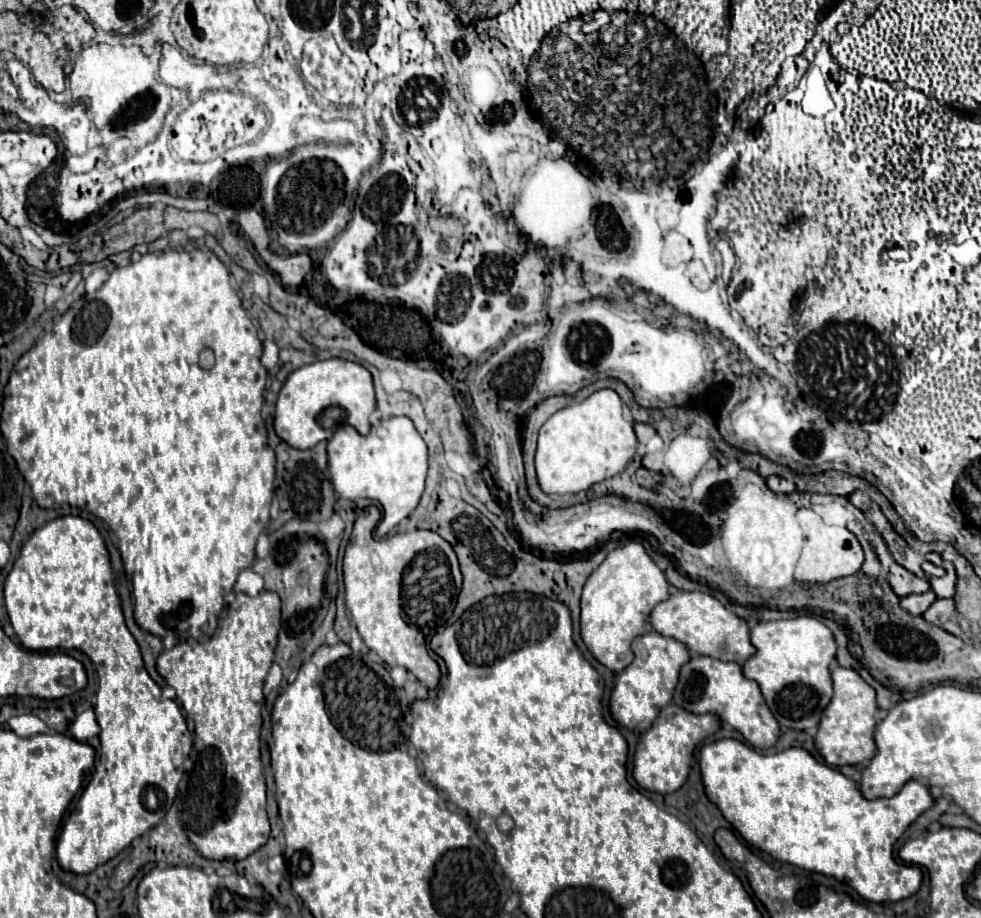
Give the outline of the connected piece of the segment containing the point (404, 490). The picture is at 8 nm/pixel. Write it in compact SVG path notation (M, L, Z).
M407 416L381 420L367 436L343 424L329 440L327 454L331 482L341 498L373 498L381 502L383 518L375 530L377 538L387 536L389 530L417 508L427 474L427 446Z

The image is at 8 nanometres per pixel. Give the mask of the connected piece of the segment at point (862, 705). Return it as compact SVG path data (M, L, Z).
M833 668L833 700L831 704L823 710L819 730L815 734L815 744L819 752L823 754L825 762L831 766L845 766L845 764L861 764L863 760L871 760L875 756L875 712L877 712L877 702L875 702L875 690L855 672L849 668Z

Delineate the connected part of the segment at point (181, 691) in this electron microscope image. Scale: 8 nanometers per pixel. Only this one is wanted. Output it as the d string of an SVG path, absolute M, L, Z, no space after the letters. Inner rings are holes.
M261 592L257 596L247 596L247 594L237 594L235 600L229 604L229 610L227 610L227 616L225 620L221 622L221 628L219 632L207 640L207 642L189 642L189 644L177 644L175 648L171 650L163 650L163 654L157 658L157 670L159 674L167 680L169 686L175 688L177 692L177 700L181 702L187 718L191 718L195 722L195 734L197 734L197 740L195 740L195 750L197 750L197 768L195 768L195 774L185 774L183 782L181 782L181 800L183 800L183 810L181 810L181 822L183 822L183 830L187 834L187 838L193 842L193 846L199 850L201 856L205 858L211 858L211 860L245 860L249 854L253 854L255 850L259 850L267 838L269 838L269 820L267 820L266 812L266 782L265 776L263 776L263 766L261 766L261 760L259 760L259 736L261 736L261 706L263 706L263 682L265 682L265 676L271 668L271 662L273 662L273 652L275 652L275 646L277 646L277 632L279 632L279 620L281 616L281 600L275 592Z

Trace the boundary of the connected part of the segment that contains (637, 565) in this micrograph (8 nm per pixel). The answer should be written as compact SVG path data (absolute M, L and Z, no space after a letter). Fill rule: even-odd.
M639 540L613 550L587 578L581 596L581 638L591 654L609 670L621 672L631 664L631 642L645 634L651 610L669 598L669 582Z

